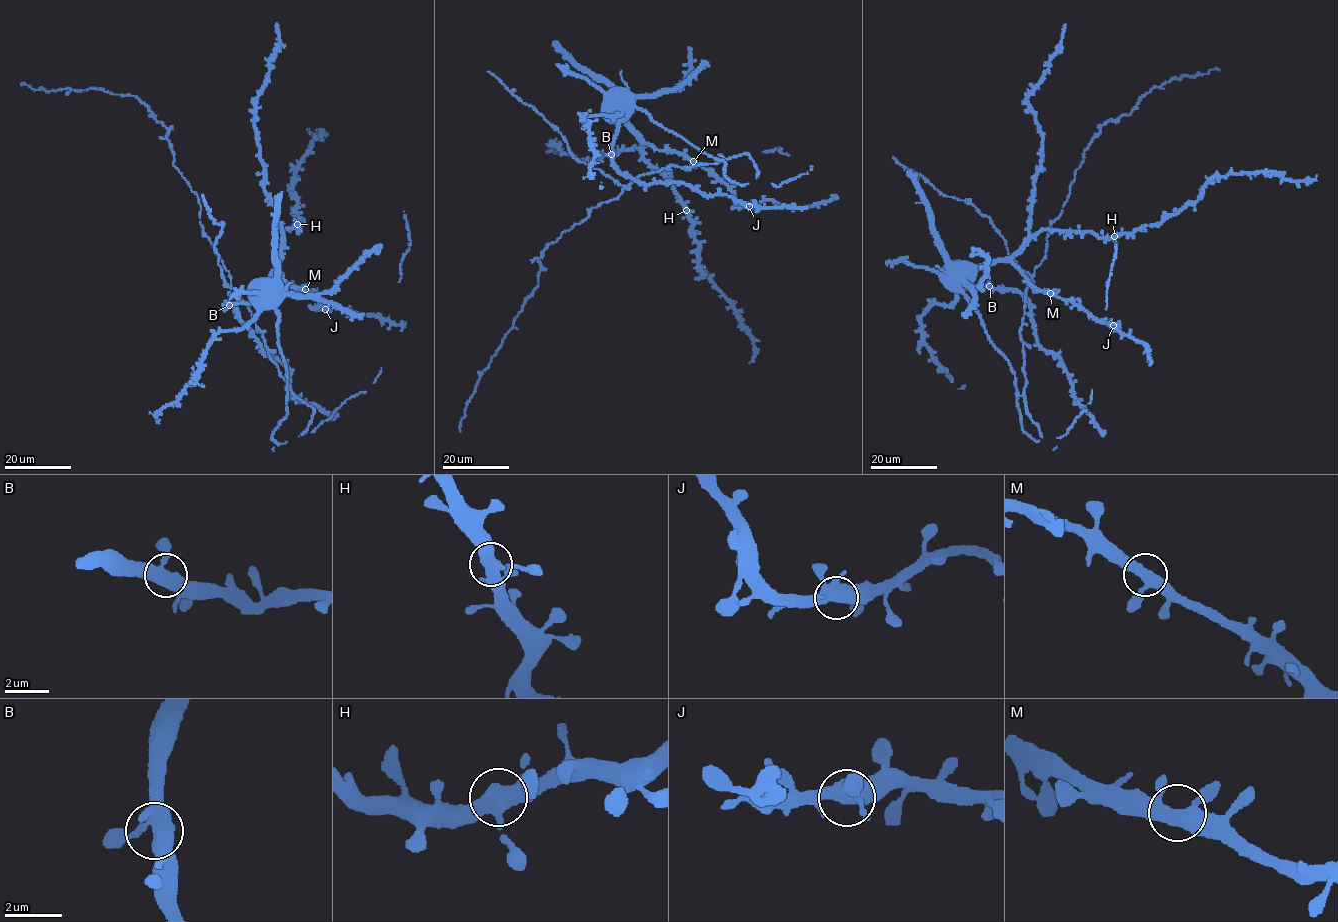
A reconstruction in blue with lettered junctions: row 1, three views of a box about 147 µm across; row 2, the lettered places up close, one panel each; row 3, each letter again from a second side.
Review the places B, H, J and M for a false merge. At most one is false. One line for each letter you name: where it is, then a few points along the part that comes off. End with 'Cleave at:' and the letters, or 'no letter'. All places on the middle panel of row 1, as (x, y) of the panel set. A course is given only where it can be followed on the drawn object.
Cleave at: no letter

